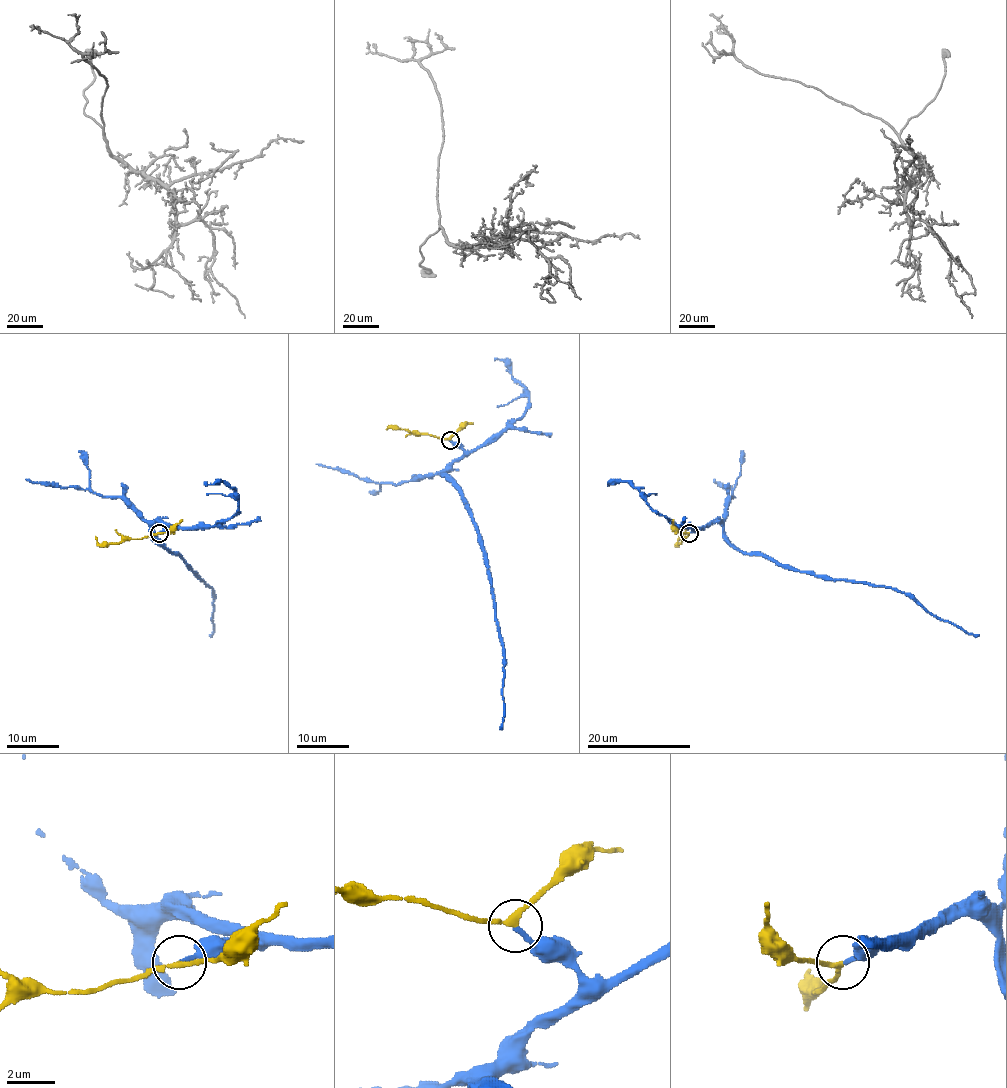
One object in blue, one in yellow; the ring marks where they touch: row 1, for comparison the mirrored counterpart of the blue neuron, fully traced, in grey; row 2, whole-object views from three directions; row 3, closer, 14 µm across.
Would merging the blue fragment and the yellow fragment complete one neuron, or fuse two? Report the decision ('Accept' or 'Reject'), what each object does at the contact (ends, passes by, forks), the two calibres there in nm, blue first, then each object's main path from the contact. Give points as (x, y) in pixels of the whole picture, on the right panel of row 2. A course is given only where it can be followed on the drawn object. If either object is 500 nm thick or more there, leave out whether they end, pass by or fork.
Accept. At the ring blue ends. At the ring yellow passes by. Thickness 200 nm (blue) against 190 nm. Course of blue: (689, 532), (716, 522), (722, 535), (747, 553), (761, 553), (816, 575), (909, 593), (930, 612), (979, 634). Course of yellow: (689, 532), (677, 545), (678, 536)

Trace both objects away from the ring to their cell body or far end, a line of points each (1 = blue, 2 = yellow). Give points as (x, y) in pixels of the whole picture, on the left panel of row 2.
1: (160, 532), (173, 528), (159, 522), (154, 535), (212, 589), (213, 632), (209, 634)
2: (159, 532), (102, 545), (95, 536)

